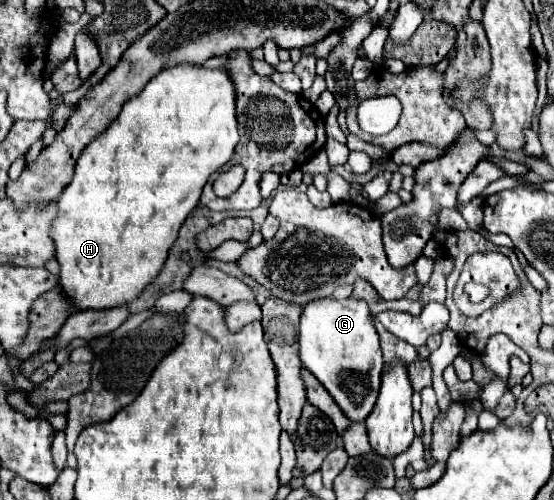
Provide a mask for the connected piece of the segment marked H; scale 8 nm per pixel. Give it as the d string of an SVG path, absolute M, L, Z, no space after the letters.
M180 63L174 65L174 75L170 77L168 69L172 67L164 67L154 79L150 79L150 83L146 83L146 87L142 89L142 93L138 93L134 99L126 101L118 119L114 119L114 123L110 123L110 127L98 135L80 155L78 163L76 163L76 173L72 177L72 181L66 185L64 193L58 199L58 217L54 219L54 227L50 231L50 237L54 239L56 245L56 259L60 263L60 287L62 291L74 299L72 303L80 309L110 309L110 307L118 307L122 303L132 301L134 297L140 295L140 291L158 275L158 271L162 269L170 247L174 245L178 231L182 227L182 223L186 221L186 217L190 215L190 211L198 205L200 201L200 193L202 187L206 185L208 177L212 173L216 173L220 167L224 167L228 163L228 159L232 159L234 149L238 145L238 121L236 121L236 103L234 103L234 85L230 83L230 73L224 67L216 67L216 69L206 69L202 65L192 65L192 63Z

